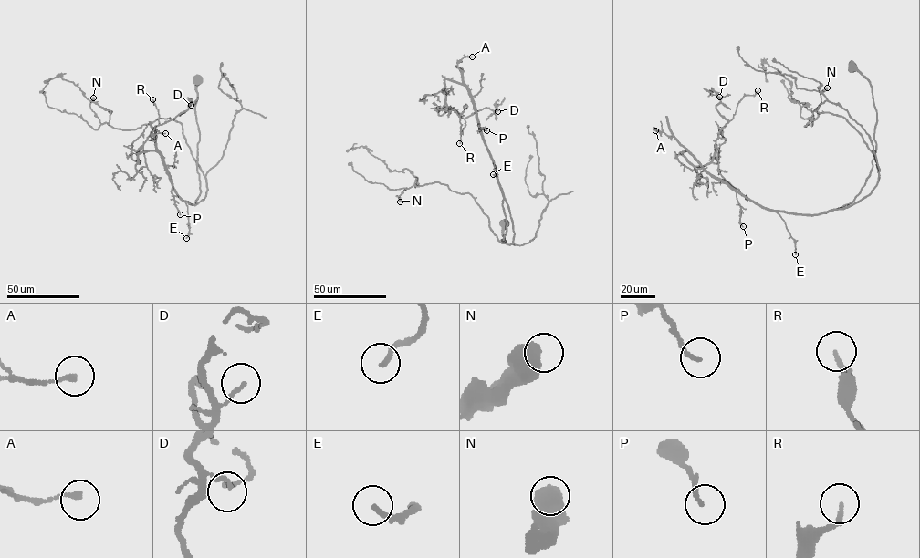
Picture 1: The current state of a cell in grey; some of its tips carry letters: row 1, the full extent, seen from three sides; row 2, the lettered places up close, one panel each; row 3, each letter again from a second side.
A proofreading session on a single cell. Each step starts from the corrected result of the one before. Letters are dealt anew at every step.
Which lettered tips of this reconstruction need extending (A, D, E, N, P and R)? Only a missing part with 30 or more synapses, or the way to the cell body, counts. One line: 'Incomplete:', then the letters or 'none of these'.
Incomplete: none of these

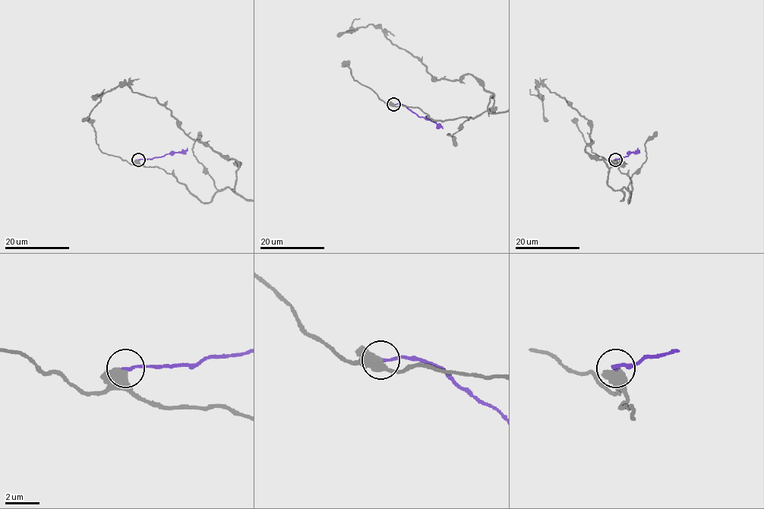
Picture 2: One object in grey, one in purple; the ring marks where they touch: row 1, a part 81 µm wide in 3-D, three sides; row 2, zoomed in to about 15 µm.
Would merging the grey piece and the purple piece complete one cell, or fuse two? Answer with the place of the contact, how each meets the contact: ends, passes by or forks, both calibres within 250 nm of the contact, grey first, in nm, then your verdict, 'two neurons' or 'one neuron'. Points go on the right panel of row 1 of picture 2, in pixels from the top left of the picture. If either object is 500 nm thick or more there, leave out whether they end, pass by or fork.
(615, 159) | 600/170 nm | two neurons

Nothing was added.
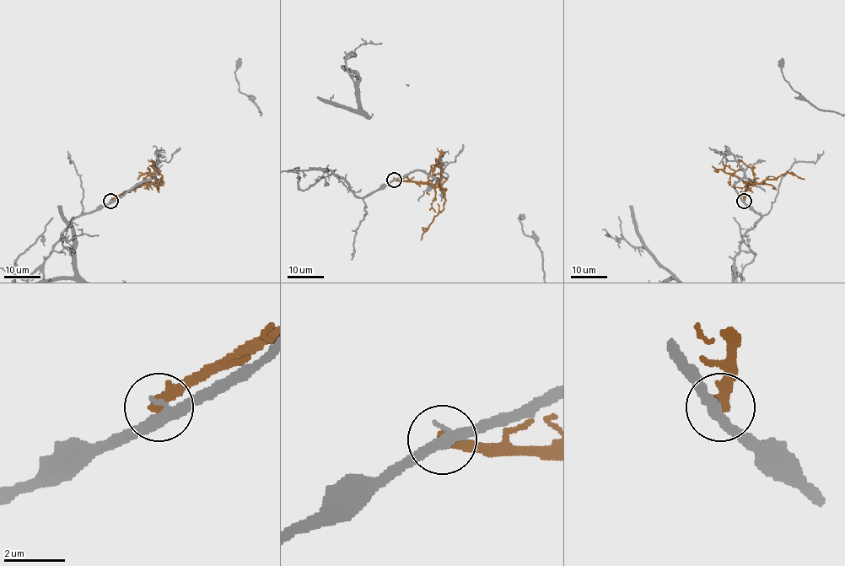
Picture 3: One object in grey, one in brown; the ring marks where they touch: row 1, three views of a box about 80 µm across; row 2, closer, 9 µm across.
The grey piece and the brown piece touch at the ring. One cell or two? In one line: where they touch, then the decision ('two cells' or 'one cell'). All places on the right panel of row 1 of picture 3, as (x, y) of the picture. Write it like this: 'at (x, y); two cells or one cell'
at (744, 201); two cells

